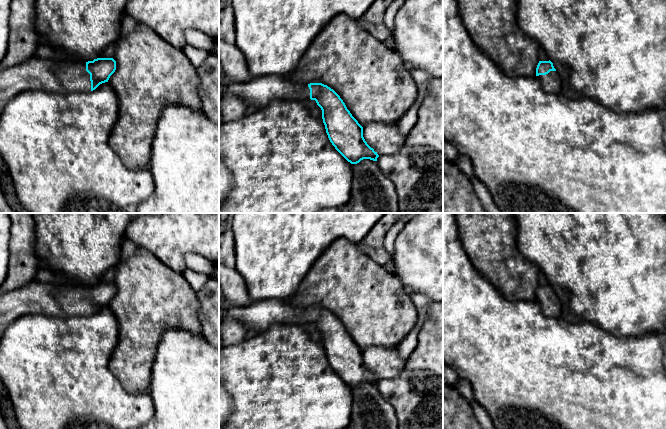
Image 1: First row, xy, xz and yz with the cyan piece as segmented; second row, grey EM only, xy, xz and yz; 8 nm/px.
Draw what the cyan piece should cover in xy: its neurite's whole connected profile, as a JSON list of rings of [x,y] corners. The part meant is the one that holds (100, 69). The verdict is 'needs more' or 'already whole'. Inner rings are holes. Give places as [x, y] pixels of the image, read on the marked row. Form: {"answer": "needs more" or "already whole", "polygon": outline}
{"answer": "needs more", "polygon": [[[37,58],[0,70],[0,115],[5,106],[19,93],[27,90],[66,95],[88,93],[108,82],[116,70],[113,58],[93,61],[56,61]]]}

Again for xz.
{"answer": "needs more", "polygon": [[[224,75],[223,94],[237,96],[246,105],[261,108],[267,106],[272,100],[315,100],[322,110],[322,119],[330,142],[348,162],[357,164],[363,159],[377,161],[379,157],[365,141],[363,127],[352,116],[340,96],[327,85],[322,83],[300,85],[285,79],[282,75],[255,76],[249,82],[239,83]]]}

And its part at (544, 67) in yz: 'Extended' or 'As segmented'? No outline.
Extended

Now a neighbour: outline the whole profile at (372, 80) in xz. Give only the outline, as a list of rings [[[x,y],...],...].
[[[338,14],[316,35],[305,54],[293,71],[284,78],[300,85],[322,83],[333,89],[343,100],[347,109],[358,123],[364,127],[369,123],[396,123],[415,103],[418,87],[409,68],[395,53],[389,42],[382,42],[362,28],[358,21],[346,14]]]

